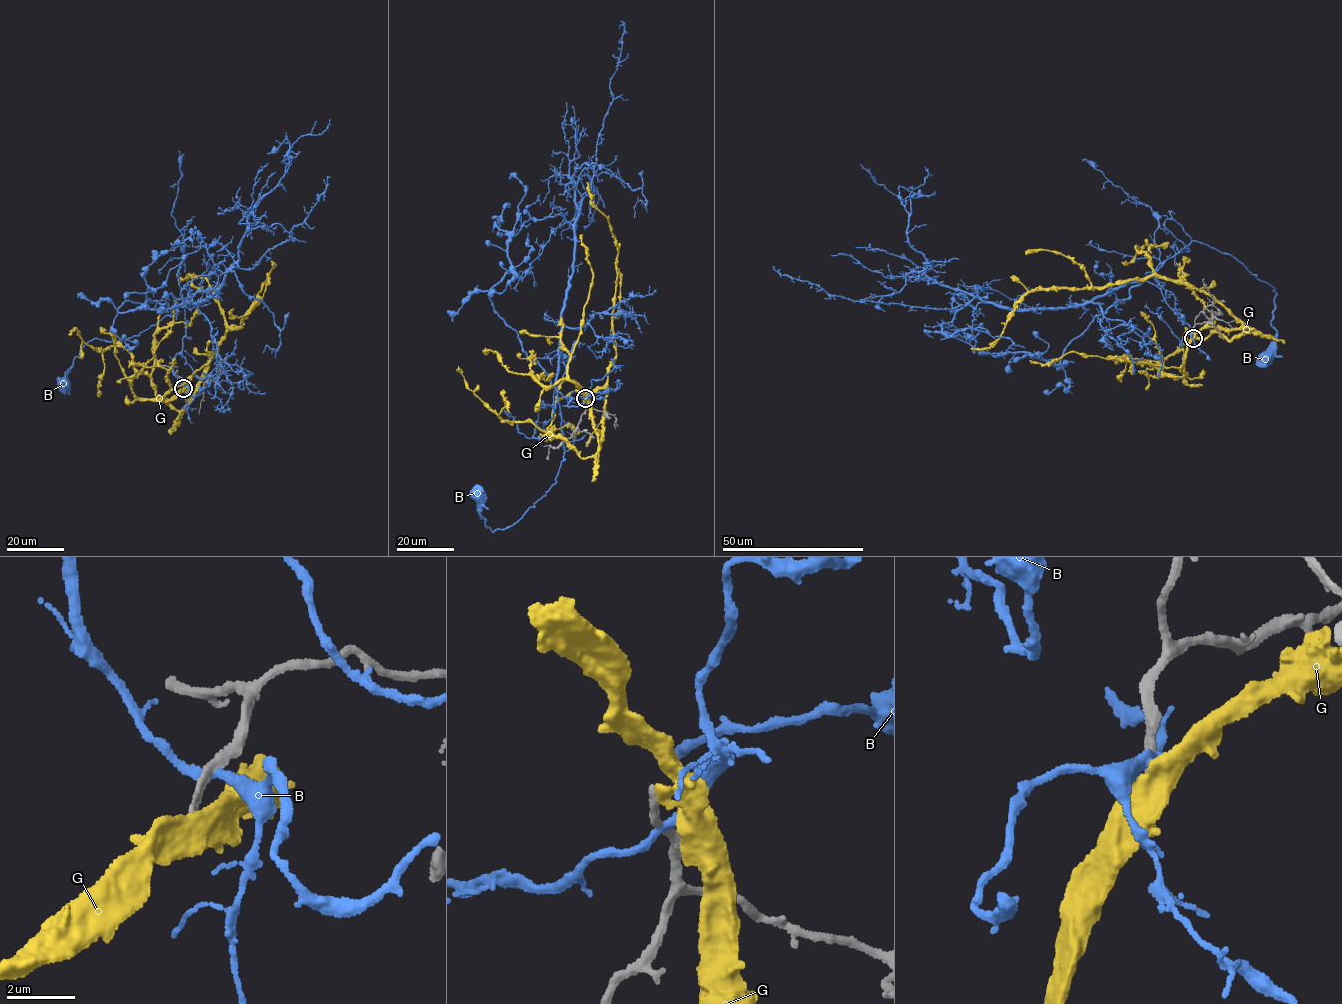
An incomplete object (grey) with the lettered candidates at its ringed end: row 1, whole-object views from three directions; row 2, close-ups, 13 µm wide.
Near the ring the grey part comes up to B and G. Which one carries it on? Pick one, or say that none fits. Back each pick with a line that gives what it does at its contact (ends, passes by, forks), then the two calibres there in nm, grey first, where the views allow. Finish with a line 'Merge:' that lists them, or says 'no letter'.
Merge: no letter

